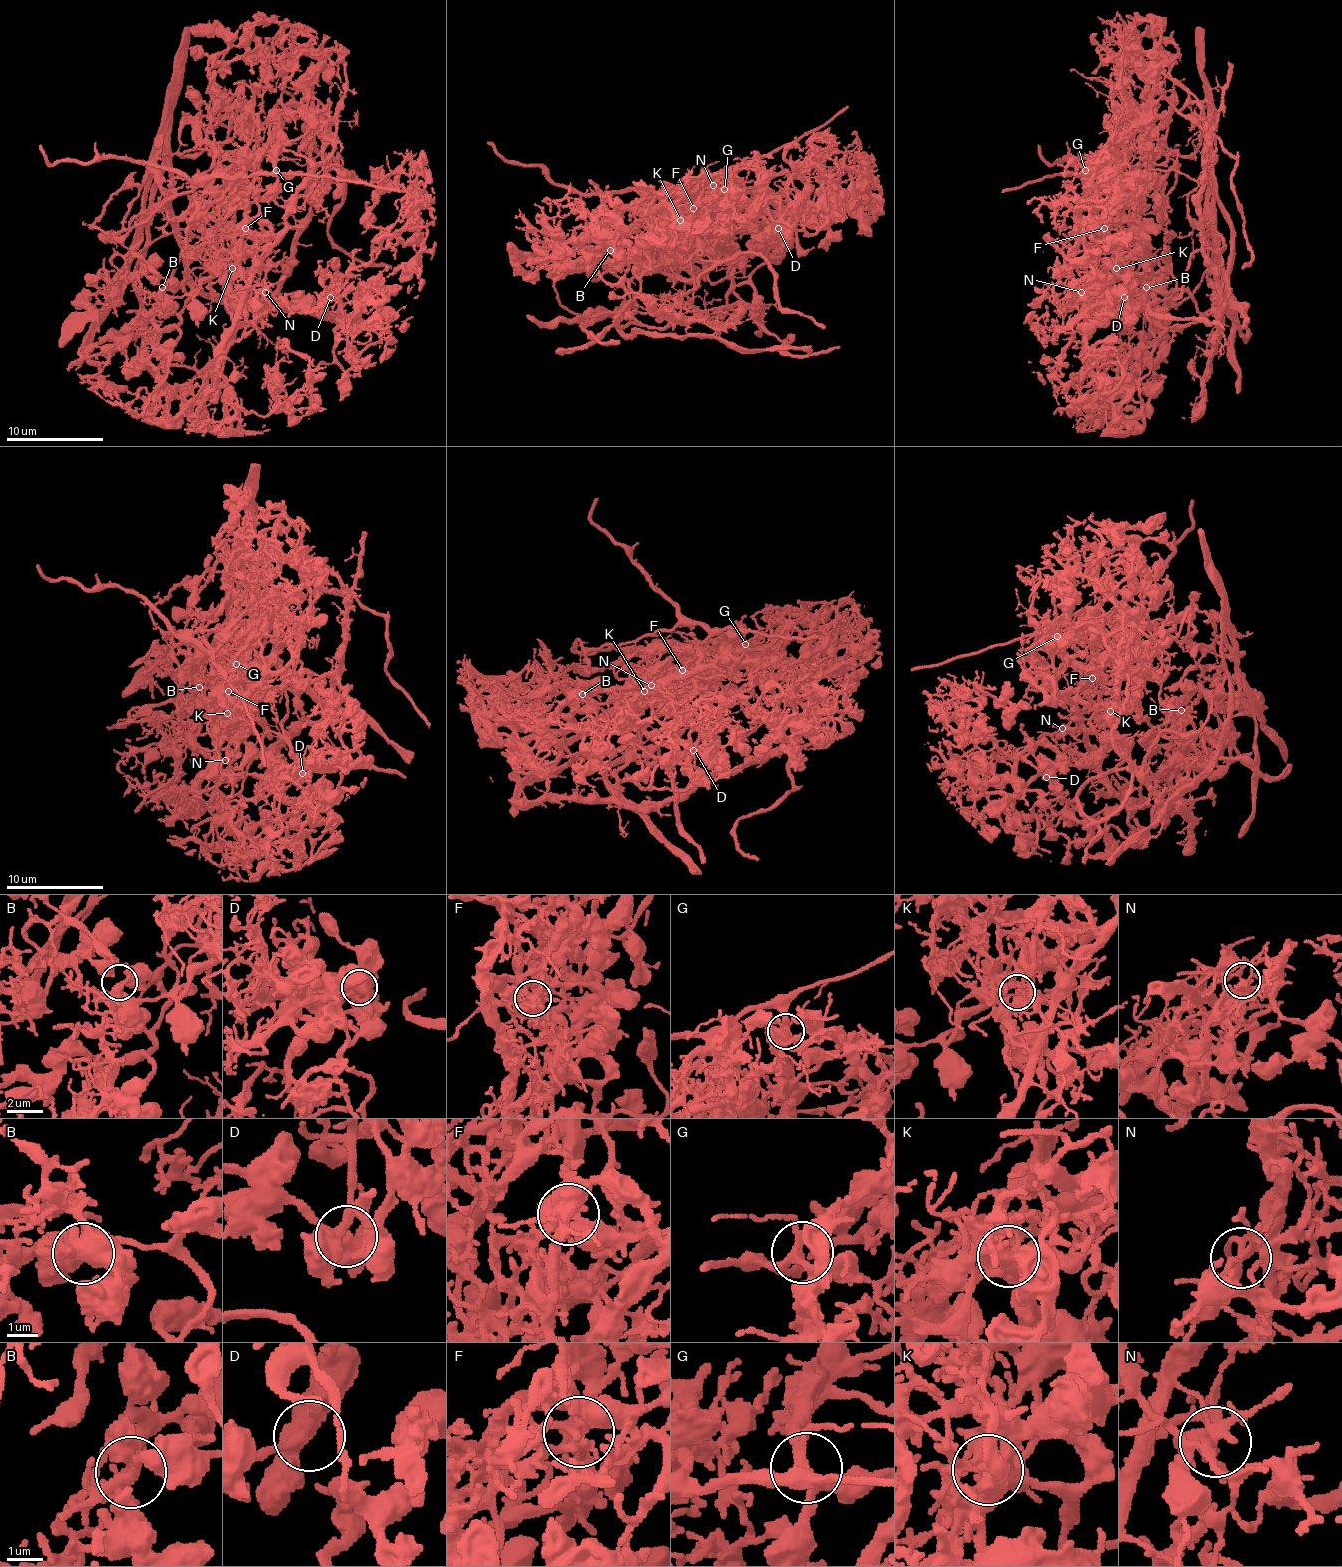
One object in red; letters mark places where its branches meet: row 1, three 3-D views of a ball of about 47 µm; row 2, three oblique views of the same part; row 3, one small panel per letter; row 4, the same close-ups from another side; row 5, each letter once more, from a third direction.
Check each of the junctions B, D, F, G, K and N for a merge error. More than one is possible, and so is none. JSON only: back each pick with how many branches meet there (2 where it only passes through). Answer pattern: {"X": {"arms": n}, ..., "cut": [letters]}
{"F": {"arms": 4}, "K": {"arms": 7}, "N": {"arms": 7}, "cut": ["F", "K", "N"]}

